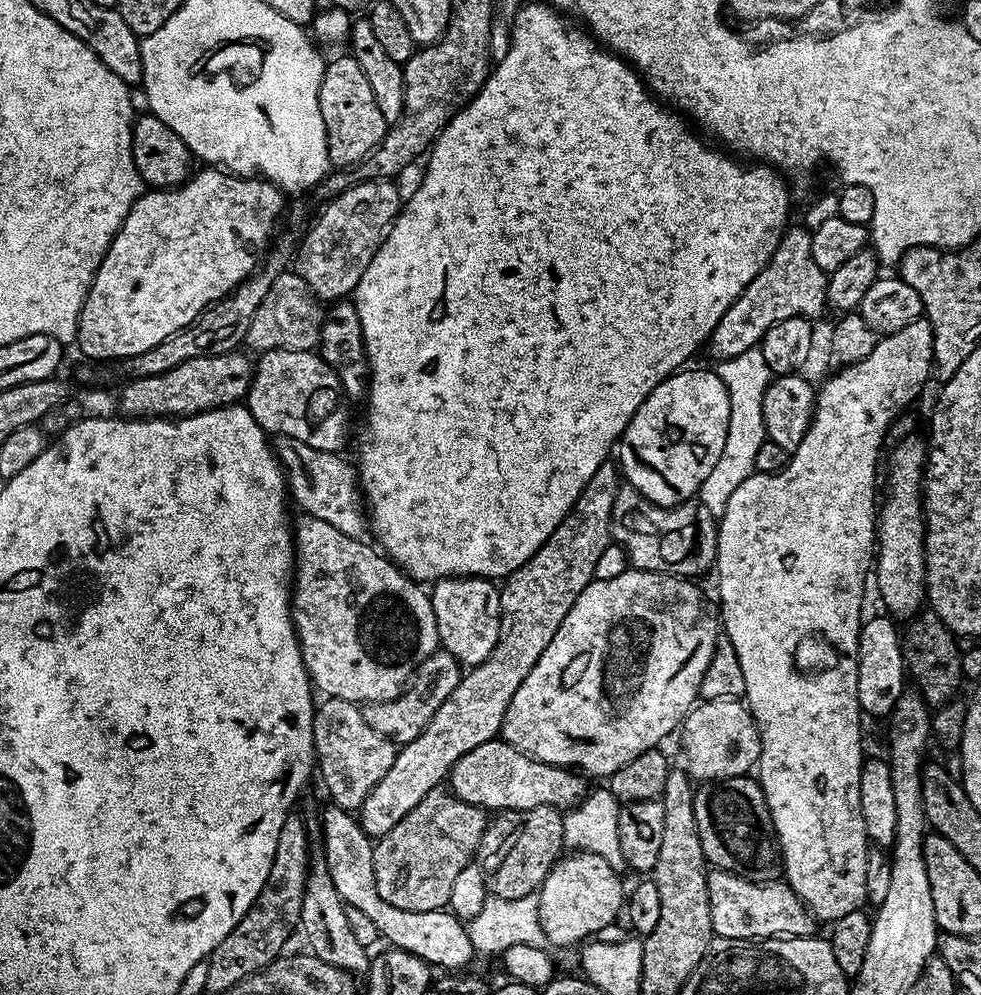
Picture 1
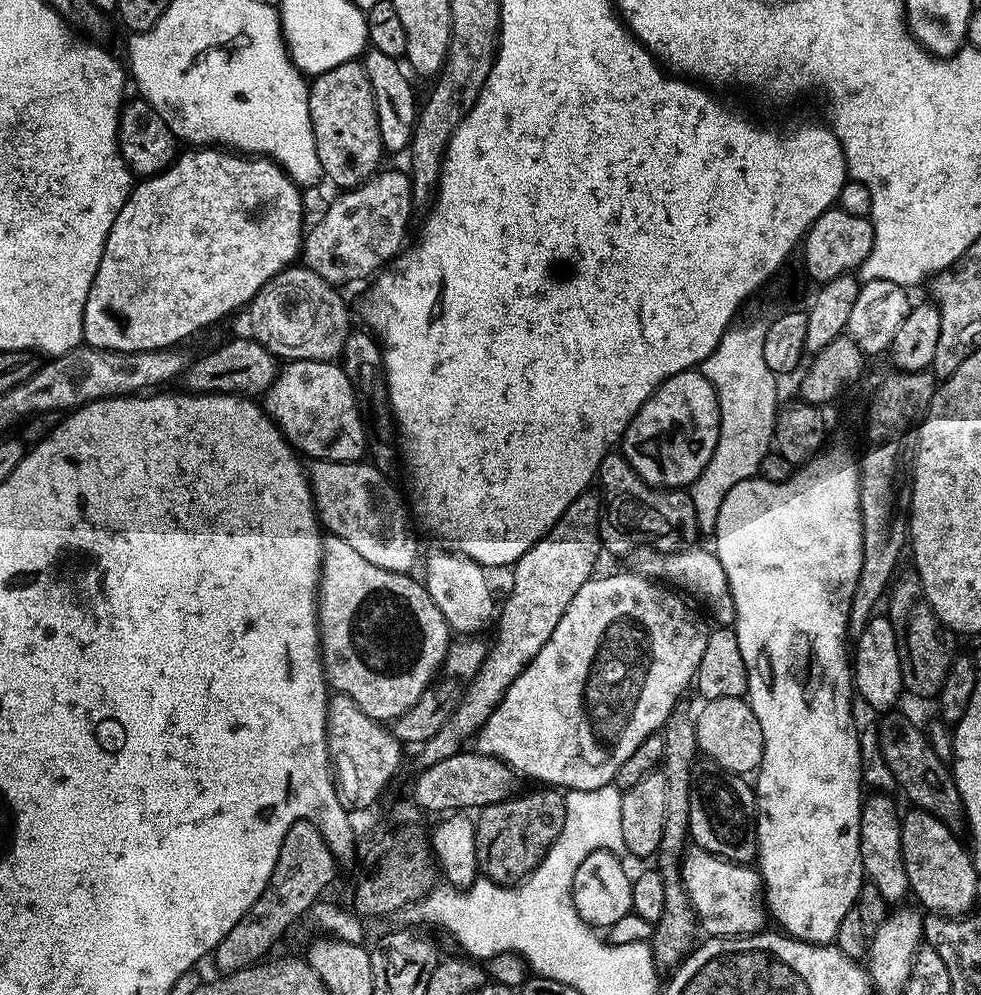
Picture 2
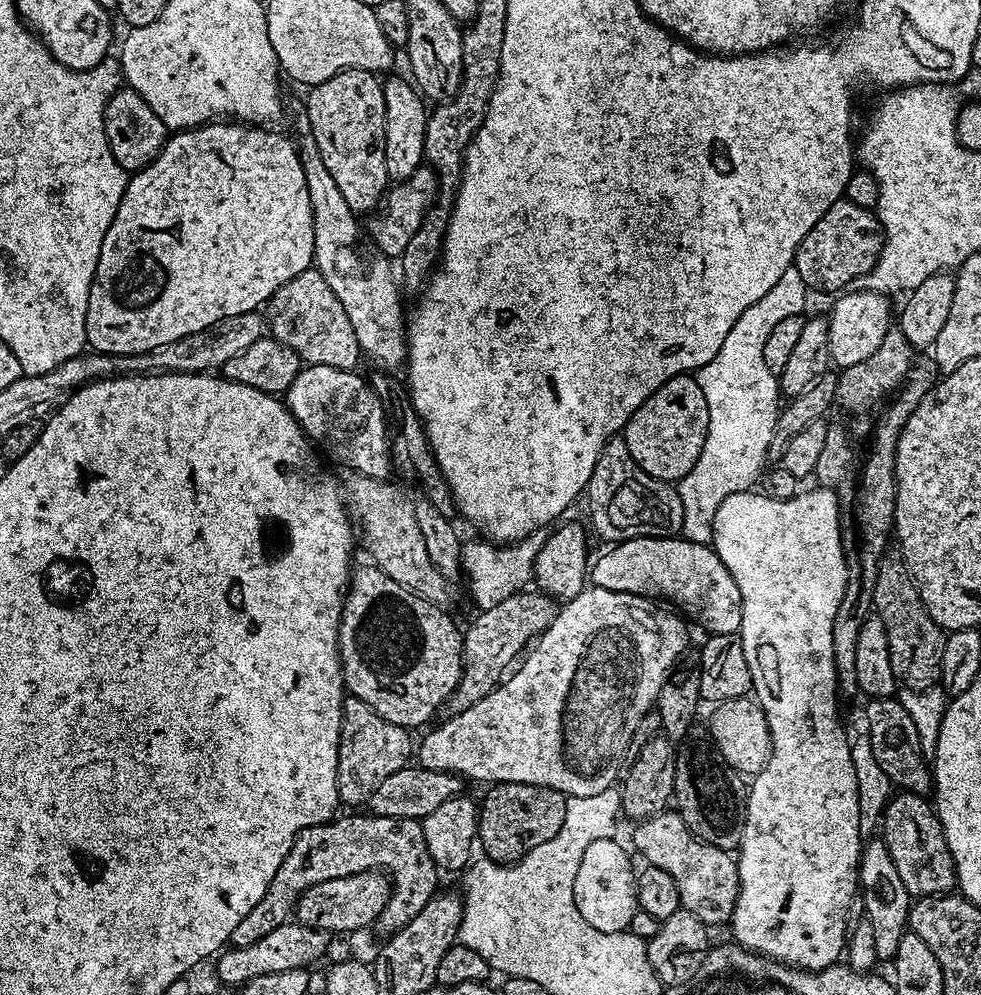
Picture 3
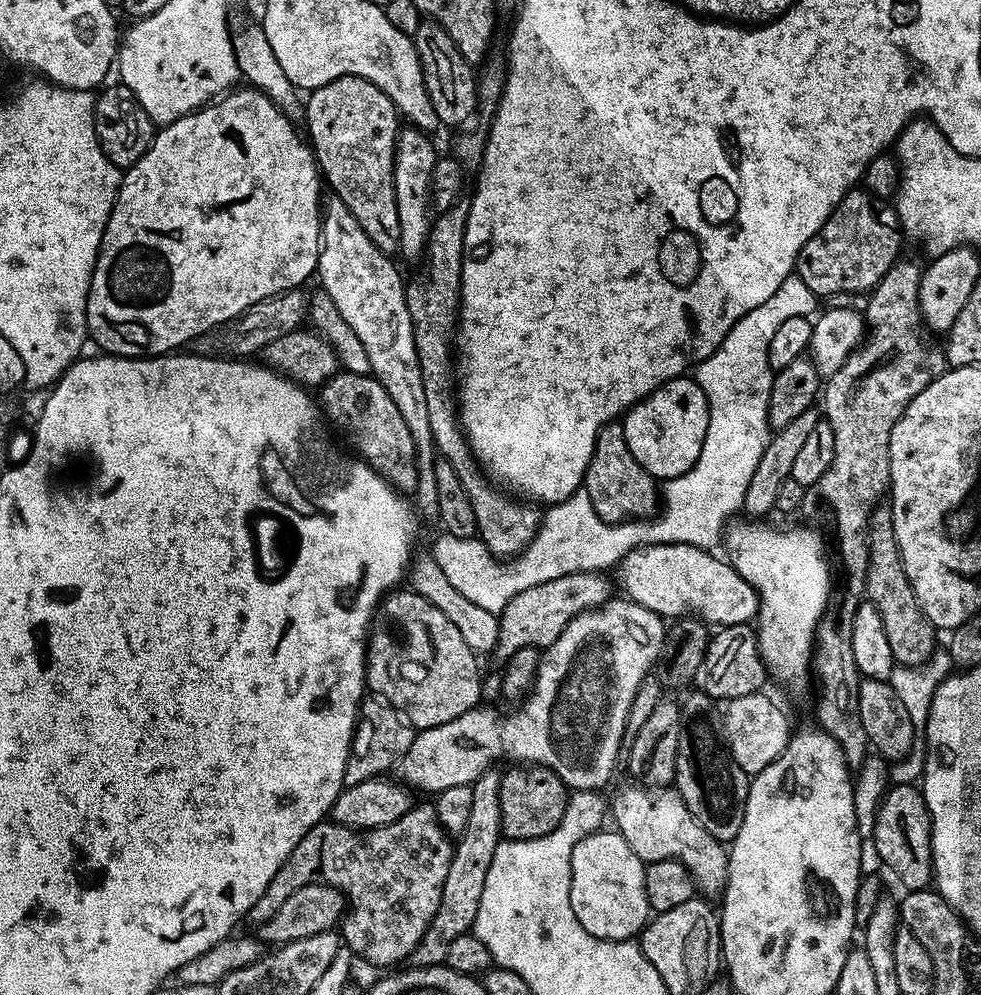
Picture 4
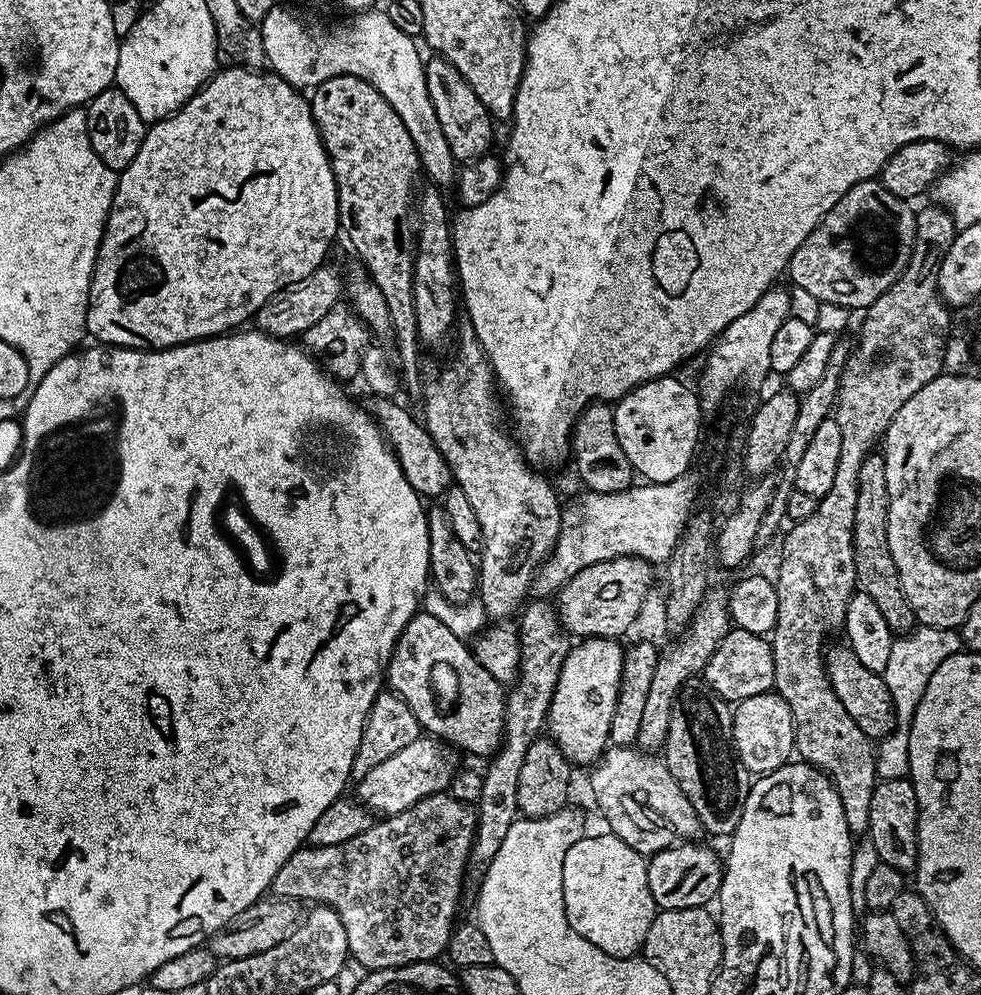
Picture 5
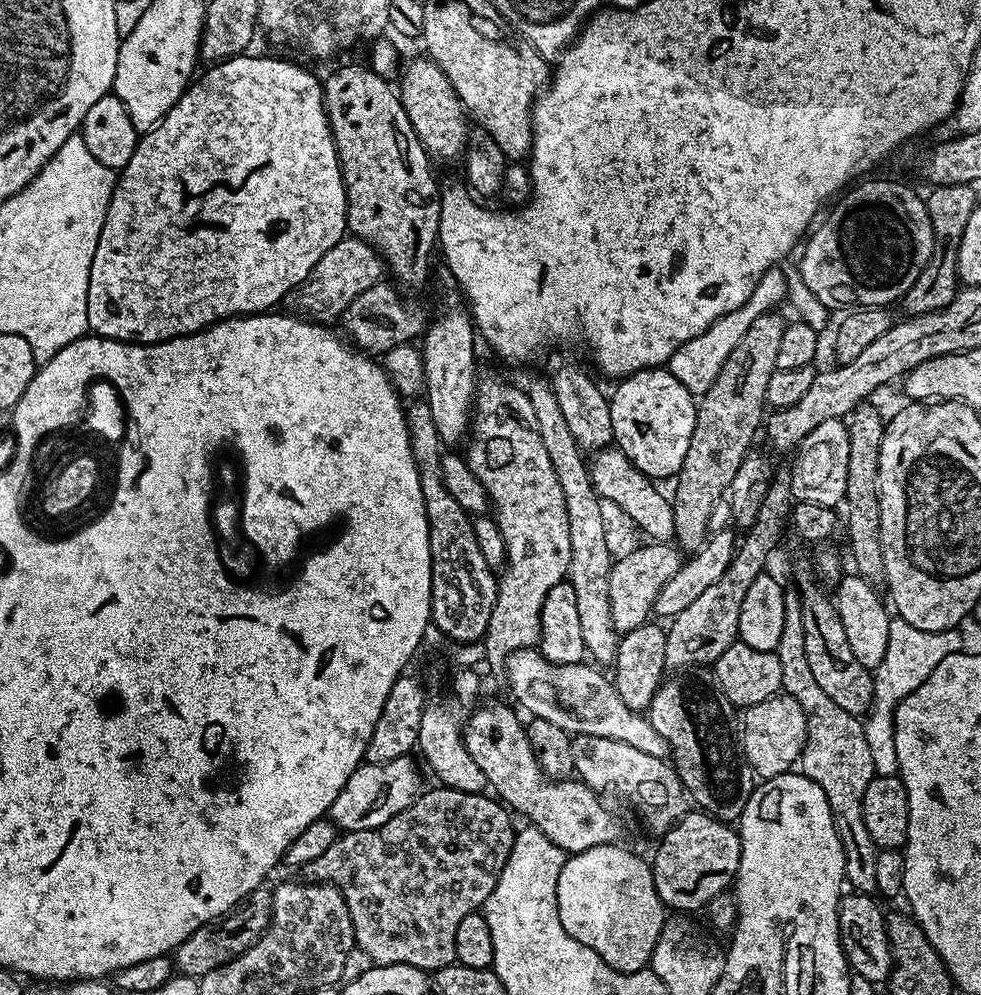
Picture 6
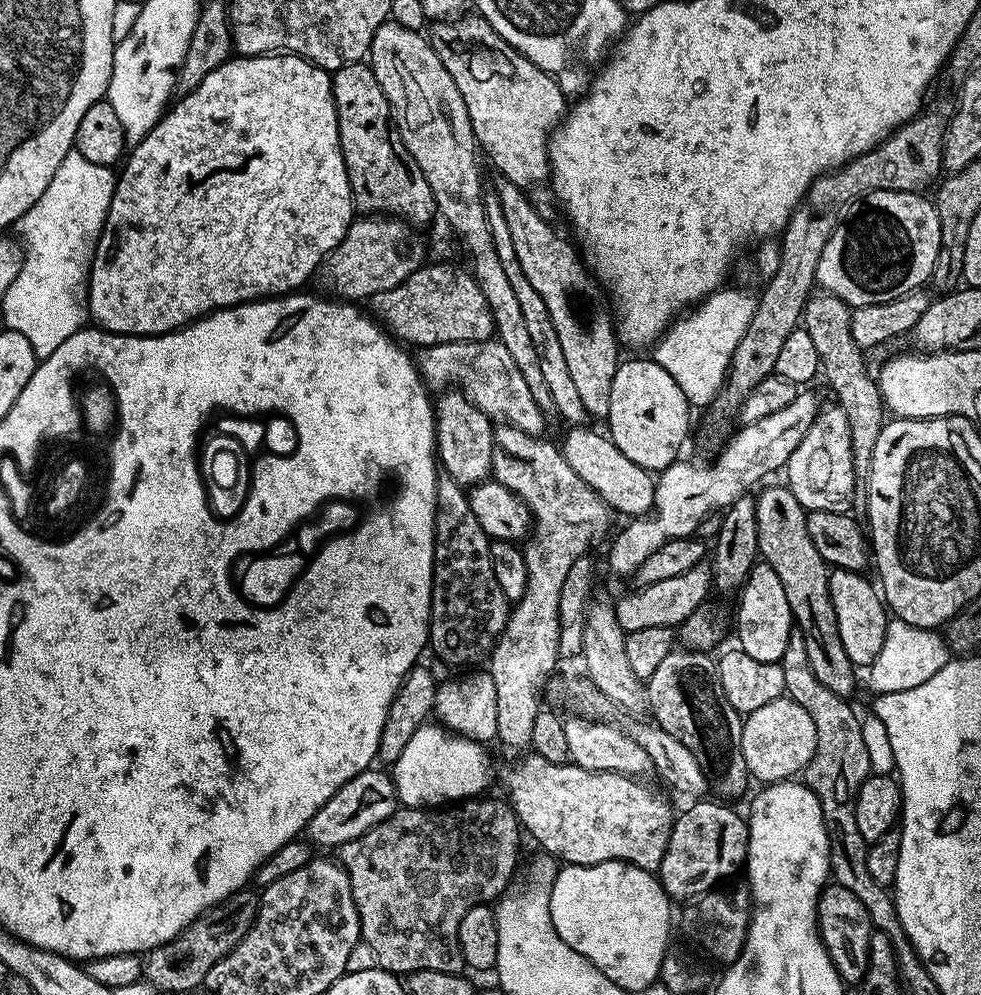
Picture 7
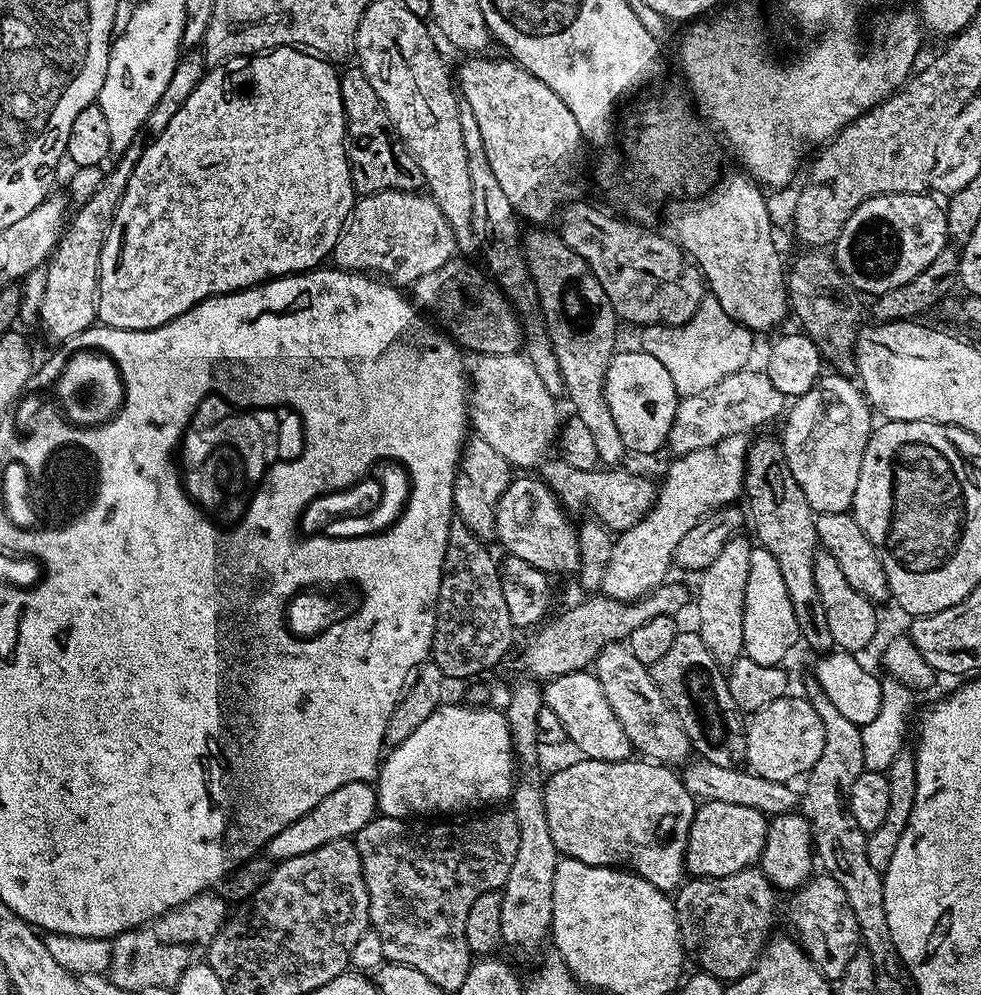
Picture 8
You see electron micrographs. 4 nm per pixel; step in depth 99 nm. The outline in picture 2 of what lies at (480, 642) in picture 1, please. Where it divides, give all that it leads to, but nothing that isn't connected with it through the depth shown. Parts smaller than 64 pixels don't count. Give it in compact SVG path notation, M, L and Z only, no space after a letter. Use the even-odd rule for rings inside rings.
M436 546L440 548L432 549L422 562L422 570L424 568L424 576L422 575L422 583L433 599L434 604L438 606L438 610L442 612L442 616L446 620L449 629L460 636L479 635L496 616L496 605L494 606L494 598L488 584L486 576L487 571L480 567L480 564L474 562L470 558L451 549Z

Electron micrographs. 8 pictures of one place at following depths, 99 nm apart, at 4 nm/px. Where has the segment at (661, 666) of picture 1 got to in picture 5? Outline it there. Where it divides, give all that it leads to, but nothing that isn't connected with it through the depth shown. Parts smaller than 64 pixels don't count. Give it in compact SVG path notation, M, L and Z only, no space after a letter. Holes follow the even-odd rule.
M603 636L584 638L569 647L566 662L562 662L548 707L546 732L573 766L595 765L609 747L608 731L618 702L624 661L624 648L618 645ZM421 734L417 740L410 742L410 746L398 750L398 754L386 758L386 762L374 766L370 774L360 779L355 785L355 799L369 812L384 818L397 816L402 810L410 810L410 806L414 806L422 798L443 792L452 783L452 760L444 751L445 745L439 739Z

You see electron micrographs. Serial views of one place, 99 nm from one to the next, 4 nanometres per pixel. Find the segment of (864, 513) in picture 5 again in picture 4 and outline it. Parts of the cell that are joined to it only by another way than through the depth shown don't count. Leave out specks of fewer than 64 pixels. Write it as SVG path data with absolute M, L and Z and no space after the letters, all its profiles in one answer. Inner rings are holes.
M877 506L868 519L868 565L866 566L866 593L867 603L878 610L882 618L882 627L886 629L886 639L890 641L890 654L896 659L897 665L902 667L918 667L927 662L933 652L938 648L936 636L938 629L931 624L906 578L906 570L902 562L902 554L898 550L898 538L894 534L894 518L891 507Z

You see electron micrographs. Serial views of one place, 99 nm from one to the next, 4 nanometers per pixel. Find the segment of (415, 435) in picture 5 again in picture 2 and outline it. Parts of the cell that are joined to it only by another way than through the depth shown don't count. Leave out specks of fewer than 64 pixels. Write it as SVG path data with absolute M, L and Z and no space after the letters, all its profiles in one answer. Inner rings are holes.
M289 360L277 371L276 378L262 397L268 417L280 427L288 443L309 461L363 461L368 437L358 398L350 378L339 363L331 360Z

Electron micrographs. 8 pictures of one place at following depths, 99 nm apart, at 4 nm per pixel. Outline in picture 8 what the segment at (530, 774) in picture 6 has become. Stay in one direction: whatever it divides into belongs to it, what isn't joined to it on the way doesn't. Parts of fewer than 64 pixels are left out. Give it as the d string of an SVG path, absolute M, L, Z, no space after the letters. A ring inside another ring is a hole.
M576 758L573 764L568 764L565 768L560 768L548 780L548 785L543 785L544 806L546 808L546 822L550 828L550 838L554 838L554 846L561 857L578 862L586 862L590 866L599 868L610 868L613 866L627 866L636 875L642 877L650 886L658 890L672 894L679 889L686 876L684 867L684 850L688 841L688 831L690 822L694 818L698 804L692 795L687 792L681 777L666 764L658 764L647 758L629 758L618 762L606 762L605 760L589 760L587 758Z

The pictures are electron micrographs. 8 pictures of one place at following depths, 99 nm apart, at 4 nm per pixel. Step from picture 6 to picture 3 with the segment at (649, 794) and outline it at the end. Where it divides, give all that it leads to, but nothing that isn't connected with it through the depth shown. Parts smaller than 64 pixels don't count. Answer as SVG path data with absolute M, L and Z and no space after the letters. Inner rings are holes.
M675 810L662 811L649 820L639 821L633 828L636 829L632 832L631 847L640 851L645 865L658 866L658 870L666 870L674 878L681 909L696 915L707 926L727 925L731 921L740 893L740 866L729 849L699 840Z

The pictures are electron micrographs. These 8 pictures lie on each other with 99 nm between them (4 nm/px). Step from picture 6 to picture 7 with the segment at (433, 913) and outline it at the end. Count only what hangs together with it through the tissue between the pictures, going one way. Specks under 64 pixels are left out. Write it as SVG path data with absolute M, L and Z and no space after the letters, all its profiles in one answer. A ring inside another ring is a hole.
M469 798L463 801L464 813L452 810L401 807L388 820L346 842L338 855L348 872L352 897L360 915L363 943L374 950L376 962L386 972L407 974L418 970L465 971L458 946L458 926L466 910L495 901L505 891L516 872L516 851L522 829L511 803Z

